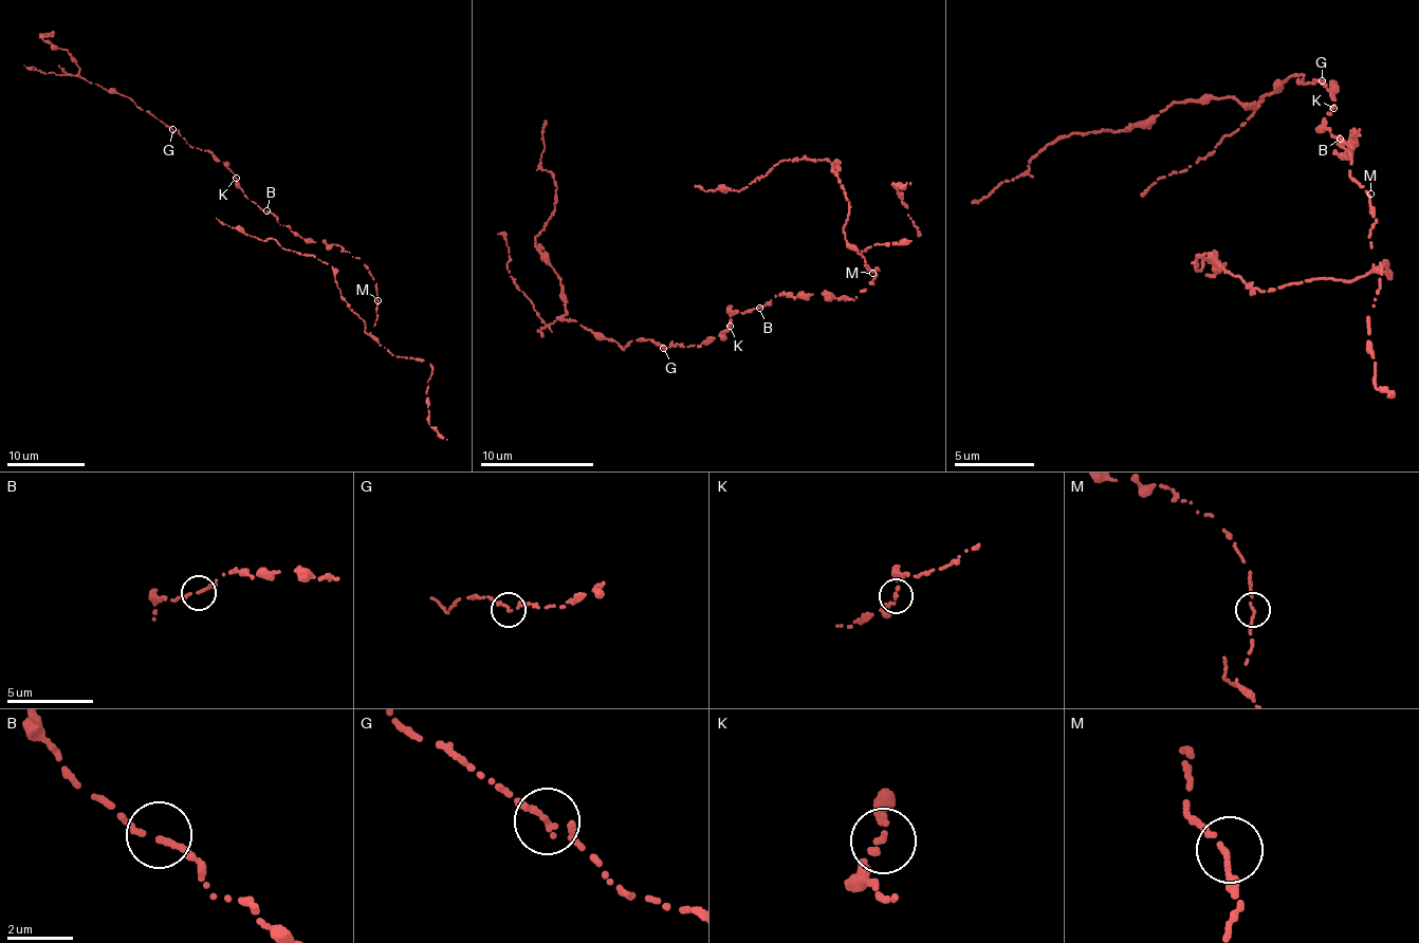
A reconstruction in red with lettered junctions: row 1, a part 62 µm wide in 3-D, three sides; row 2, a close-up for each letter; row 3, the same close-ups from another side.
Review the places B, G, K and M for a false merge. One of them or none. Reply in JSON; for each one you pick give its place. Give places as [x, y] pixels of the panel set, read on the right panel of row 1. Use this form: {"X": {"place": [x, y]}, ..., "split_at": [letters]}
{"split_at": []}

